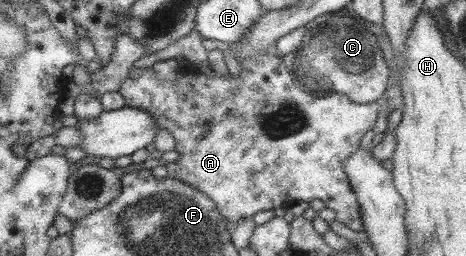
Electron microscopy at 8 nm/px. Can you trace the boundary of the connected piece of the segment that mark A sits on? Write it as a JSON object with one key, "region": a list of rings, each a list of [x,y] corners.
{"region":[[[276,42],[270,43],[264,51],[258,51],[256,55],[246,57],[246,59],[240,59],[240,57],[238,57],[238,54],[240,54],[236,53],[238,46],[242,45],[230,44],[229,46],[234,52],[234,55],[236,55],[241,67],[240,75],[236,78],[231,75],[231,79],[226,79],[218,75],[215,71],[212,71],[208,75],[202,73],[200,69],[192,65],[191,68],[180,69],[177,81],[168,81],[166,79],[160,79],[151,68],[138,69],[132,67],[129,71],[129,77],[122,82],[119,92],[120,95],[126,99],[126,106],[148,111],[158,127],[168,131],[174,136],[174,139],[177,140],[175,151],[180,153],[180,158],[178,158],[176,162],[166,164],[166,169],[168,170],[167,177],[182,181],[182,183],[186,183],[190,185],[190,187],[204,192],[204,195],[212,199],[216,205],[216,209],[220,211],[222,219],[228,222],[229,225],[231,225],[231,223],[240,223],[240,221],[244,221],[244,219],[248,219],[248,217],[254,217],[254,215],[260,213],[260,211],[286,207],[287,205],[299,201],[310,202],[313,199],[320,199],[320,201],[324,202],[325,207],[329,207],[336,212],[335,219],[340,221],[340,223],[344,223],[348,229],[352,229],[352,231],[364,231],[364,222],[362,222],[362,214],[360,214],[360,204],[358,204],[357,195],[352,189],[350,177],[348,177],[346,171],[344,171],[344,160],[346,160],[348,156],[352,156],[352,154],[360,148],[362,137],[375,127],[380,113],[381,101],[374,101],[374,103],[354,103],[343,92],[322,97],[314,96],[312,92],[306,92],[306,90],[303,90],[298,83],[296,83],[294,74],[288,71],[284,65],[283,59],[278,55]]]}

